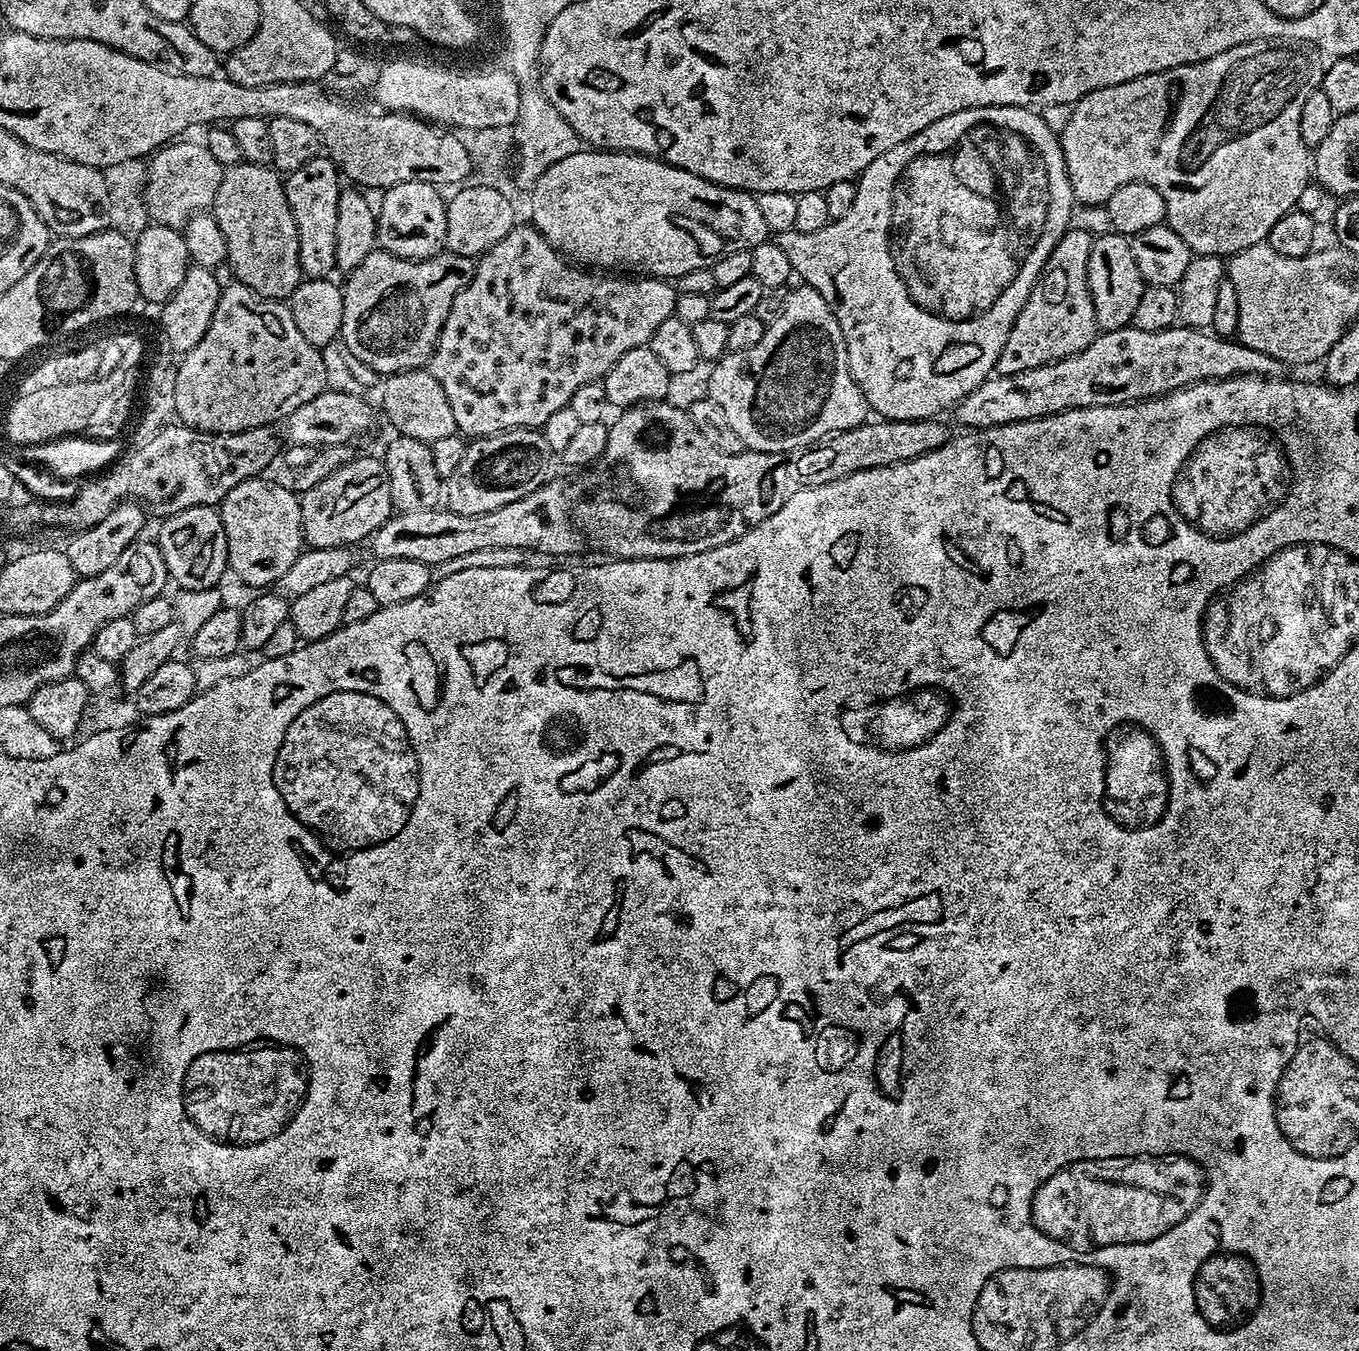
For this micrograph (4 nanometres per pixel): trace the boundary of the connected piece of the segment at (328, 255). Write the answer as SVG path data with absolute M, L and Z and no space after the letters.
M327 155L306 162L297 172L287 177L284 193L290 202L294 222L298 226L300 265L305 277L310 280L327 280L337 271L338 250L338 202L342 191L342 173Z

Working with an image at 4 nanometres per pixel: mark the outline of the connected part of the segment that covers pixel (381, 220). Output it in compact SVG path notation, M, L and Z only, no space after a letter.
M406 182L405 184L399 184L393 188L387 189L383 193L384 201L381 202L380 208L378 204L378 244L383 251L390 253L392 256L396 256L399 260L433 260L435 256L445 255L448 246L448 206L445 197L440 197L441 189L435 184L427 184L426 182Z

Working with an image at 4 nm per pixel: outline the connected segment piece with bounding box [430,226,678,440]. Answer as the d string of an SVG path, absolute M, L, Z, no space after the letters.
M517 226L506 238L502 238L502 242L498 242L498 246L494 246L489 250L489 252L484 253L483 256L479 257L476 265L476 274L473 276L472 281L469 282L468 286L463 288L463 290L458 294L458 298L454 302L454 306L448 315L446 326L440 335L440 340L436 344L436 350L432 353L430 371L434 378L438 378L438 382L442 386L442 390L446 390L446 398L450 398L450 406L454 409L455 421L458 422L458 426L460 427L459 435L465 438L471 438L472 440L481 440L483 436L493 436L494 434L502 434L503 432L509 432L510 430L518 430L519 428L543 429L544 424L546 422L550 422L550 418L554 418L554 414L558 414L558 410L562 410L563 408L571 405L574 394L578 394L578 390L582 386L603 381L605 377L607 377L608 373L611 372L612 367L614 367L626 354L630 354L630 350L649 347L652 343L655 332L658 331L658 326L662 326L662 322L666 322L676 314L676 298L678 292L677 289L669 283L669 281L653 280L651 278L624 278L628 280L619 280L619 278L616 277L619 275L616 274L593 274L591 271L588 271L589 273L579 272L578 269L571 268L571 266L576 266L573 266L563 255L561 255L561 253L557 252L556 249L553 248L552 243L545 238L543 234L537 232L535 227L527 227L528 228L524 228L524 226Z

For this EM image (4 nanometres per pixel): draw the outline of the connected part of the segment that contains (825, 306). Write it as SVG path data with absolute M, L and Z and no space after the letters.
M800 286L784 301L782 314L764 330L762 342L749 352L734 352L715 365L708 388L710 398L726 410L730 424L744 440L745 449L782 456L811 448L819 440L849 432L869 419L868 400L850 370L850 358L842 326L833 305L813 288Z

